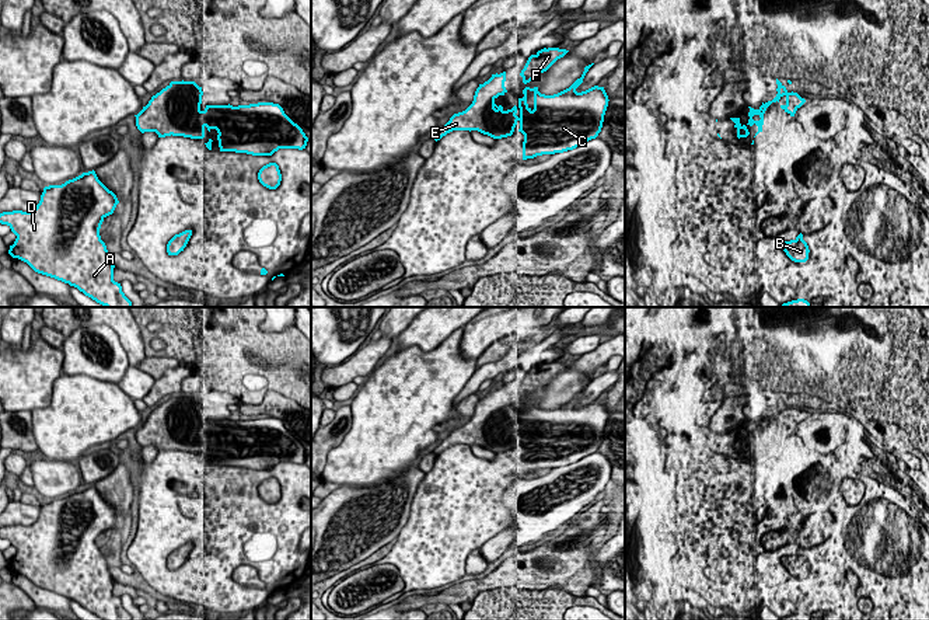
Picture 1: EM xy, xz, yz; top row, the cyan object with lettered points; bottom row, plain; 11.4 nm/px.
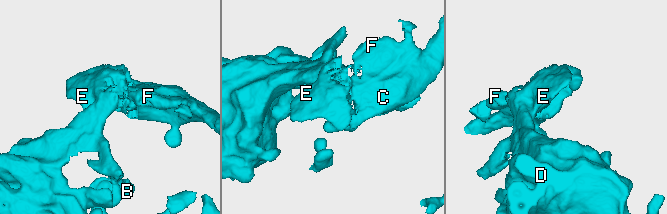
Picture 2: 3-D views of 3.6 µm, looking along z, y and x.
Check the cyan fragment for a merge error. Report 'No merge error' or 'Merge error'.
No merge error

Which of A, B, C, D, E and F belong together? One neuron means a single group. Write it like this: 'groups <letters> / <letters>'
groups A B C D E F

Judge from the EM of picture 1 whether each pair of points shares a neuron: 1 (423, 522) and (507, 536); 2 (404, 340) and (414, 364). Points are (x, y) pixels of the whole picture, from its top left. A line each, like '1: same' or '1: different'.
1: different
2: different

